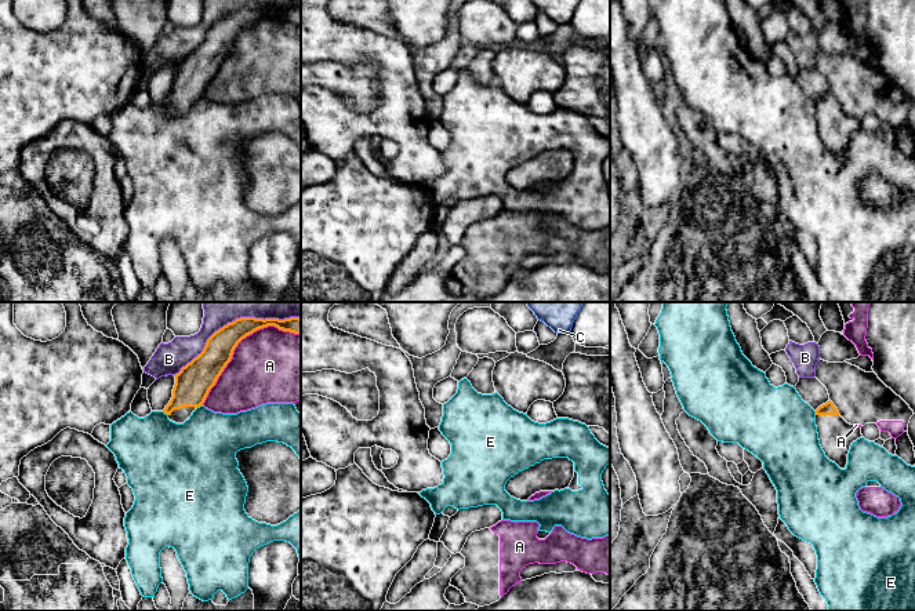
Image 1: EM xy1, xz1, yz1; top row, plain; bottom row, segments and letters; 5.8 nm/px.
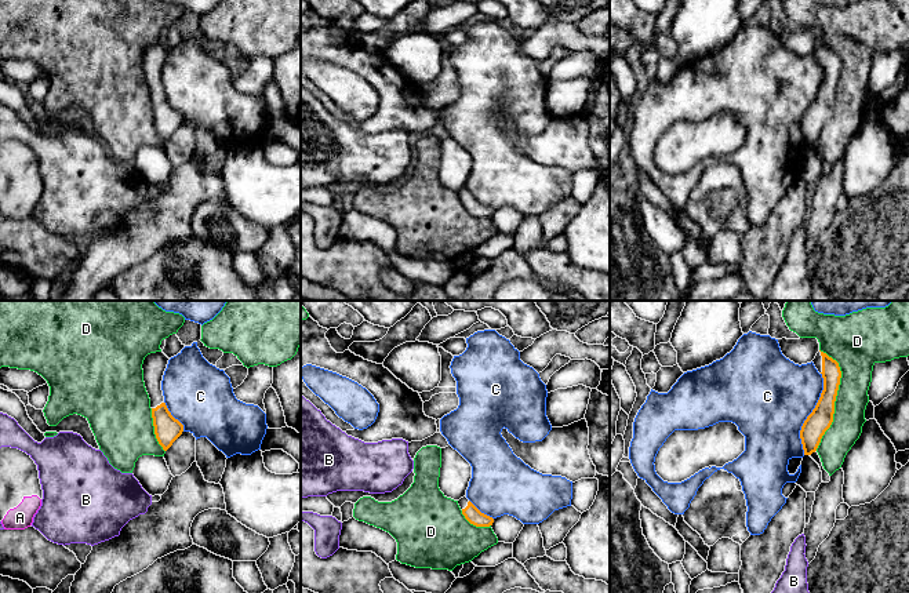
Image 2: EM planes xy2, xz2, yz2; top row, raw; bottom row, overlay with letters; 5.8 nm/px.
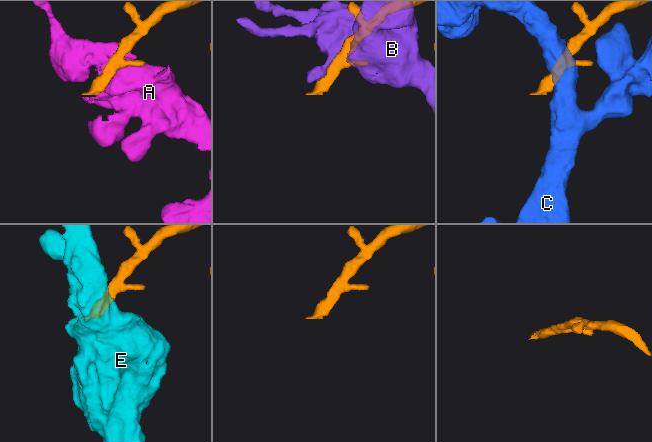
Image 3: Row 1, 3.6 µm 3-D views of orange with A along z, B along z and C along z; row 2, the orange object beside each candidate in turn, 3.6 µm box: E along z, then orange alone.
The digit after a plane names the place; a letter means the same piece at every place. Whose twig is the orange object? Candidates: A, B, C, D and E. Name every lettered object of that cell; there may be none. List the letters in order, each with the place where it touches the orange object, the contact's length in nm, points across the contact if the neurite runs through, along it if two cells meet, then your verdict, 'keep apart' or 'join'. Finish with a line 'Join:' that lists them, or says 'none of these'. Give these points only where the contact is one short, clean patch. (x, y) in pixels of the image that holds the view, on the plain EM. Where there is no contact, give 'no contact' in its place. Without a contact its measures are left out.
A: meets orange in xy1 at (238, 33); contact 700 nm long; keep apart
B: meets orange in xy1 at (235, 11); contact 800 nm long; keep apart
C: meets orange in yz2 at (810, 105); contact 500 nm long; keep apart
D: meets orange in yz2 at (835, 88); contact 600 nm long; keep apart
E: meets orange in xy1 at (199, 97); contact 50 nm long; border along xy1 (202, 95), (196, 99); keep apart
Join: none of these

